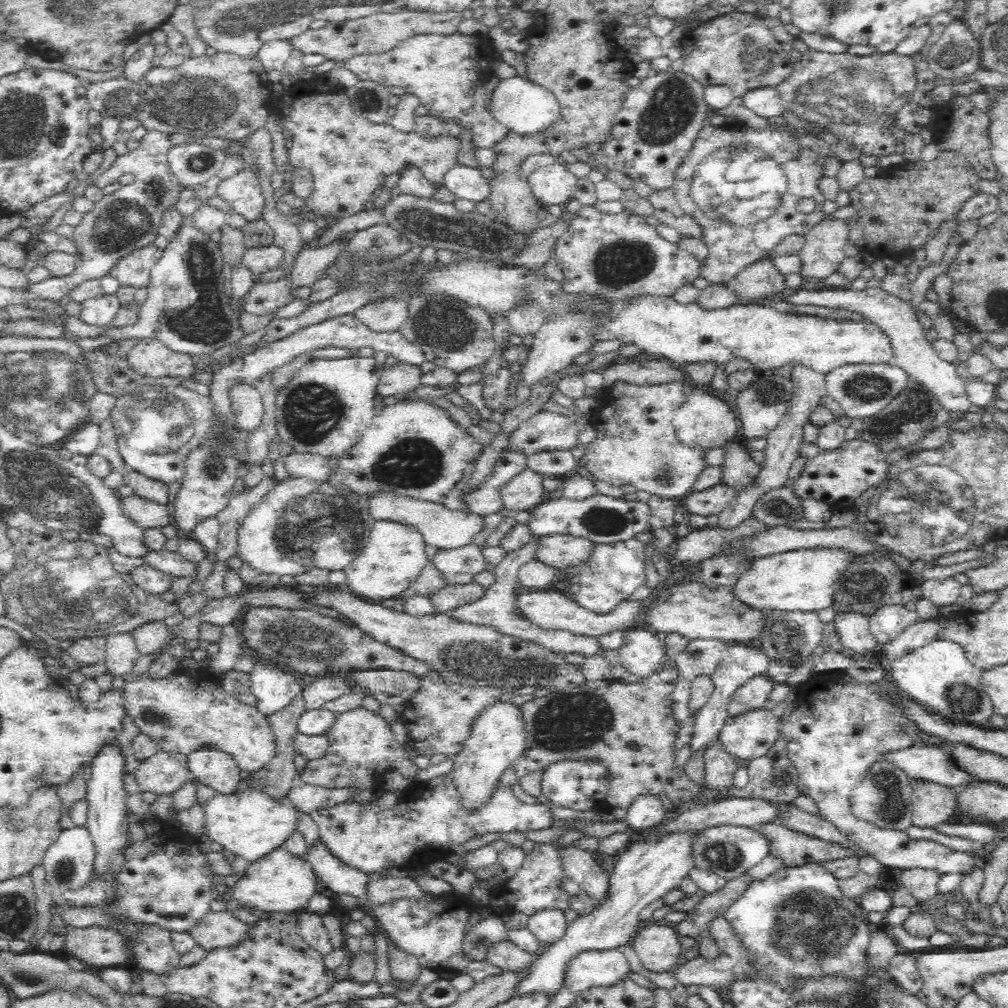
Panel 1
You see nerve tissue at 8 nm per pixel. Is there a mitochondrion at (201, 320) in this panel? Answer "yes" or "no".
yes

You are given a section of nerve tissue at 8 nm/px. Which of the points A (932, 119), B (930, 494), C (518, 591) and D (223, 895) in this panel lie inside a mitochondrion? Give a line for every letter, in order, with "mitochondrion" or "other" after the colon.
A: other
B: mitochondrion
C: other
D: other

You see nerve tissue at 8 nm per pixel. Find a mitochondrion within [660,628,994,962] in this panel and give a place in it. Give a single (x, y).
(891, 809)

